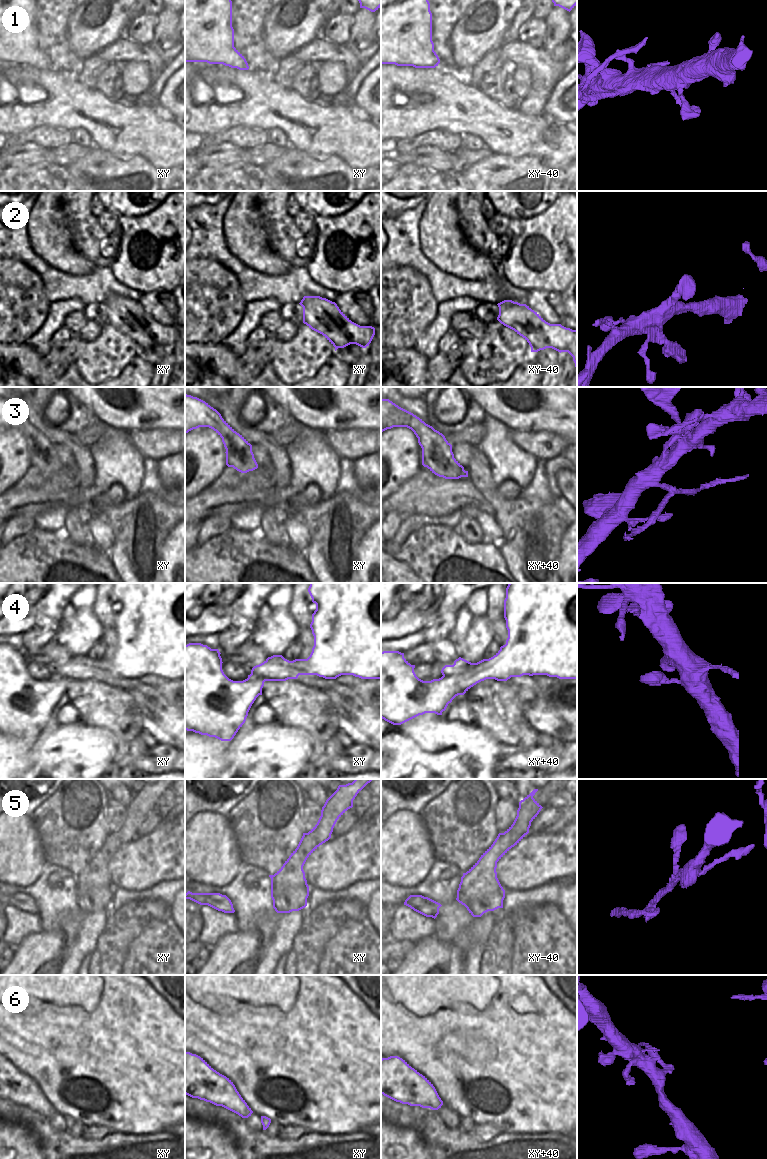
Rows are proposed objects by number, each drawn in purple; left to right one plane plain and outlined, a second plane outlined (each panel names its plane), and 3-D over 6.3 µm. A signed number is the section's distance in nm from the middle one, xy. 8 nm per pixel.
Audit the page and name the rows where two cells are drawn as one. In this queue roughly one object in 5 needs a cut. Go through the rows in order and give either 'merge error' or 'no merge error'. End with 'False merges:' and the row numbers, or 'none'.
1: no merge error
2: no merge error
3: no merge error
4: no merge error
5: no merge error
6: no merge error
False merges: none

